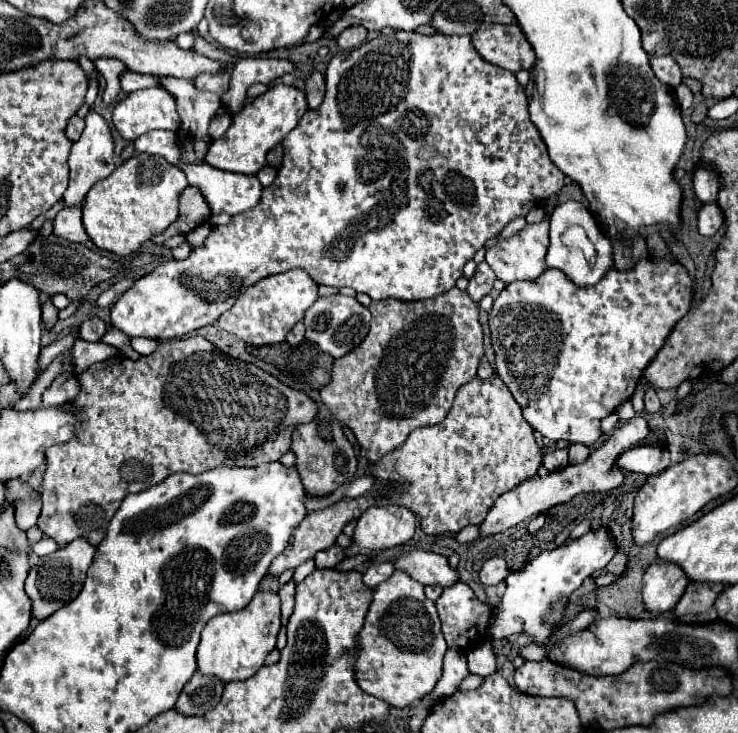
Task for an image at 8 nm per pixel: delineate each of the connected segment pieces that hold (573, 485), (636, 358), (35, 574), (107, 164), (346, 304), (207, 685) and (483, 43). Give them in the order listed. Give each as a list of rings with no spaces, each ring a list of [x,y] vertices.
[[[636,416],[636,418],[628,420],[626,424],[622,424],[616,432],[612,432],[608,436],[608,440],[598,450],[594,450],[586,462],[566,466],[566,468],[550,472],[546,476],[534,476],[532,480],[526,480],[524,484],[520,484],[520,488],[516,488],[512,492],[506,492],[504,496],[500,496],[500,500],[488,512],[486,520],[480,524],[480,538],[500,534],[500,532],[524,522],[526,518],[532,518],[534,514],[542,514],[542,512],[550,510],[552,506],[570,502],[576,494],[582,494],[582,492],[608,492],[612,488],[618,488],[624,480],[624,474],[620,472],[620,468],[616,468],[616,460],[628,448],[632,448],[636,444],[642,444],[642,440],[648,436],[648,432],[650,432],[648,422],[642,416]]]
[[[642,258],[640,262],[636,262],[630,270],[616,270],[616,268],[610,268],[604,278],[594,284],[594,286],[586,286],[586,288],[580,288],[576,284],[570,282],[570,278],[560,272],[560,270],[554,270],[554,268],[546,268],[542,272],[540,278],[536,278],[534,282],[512,282],[508,284],[494,300],[494,306],[492,310],[488,312],[488,326],[490,326],[490,340],[492,340],[492,348],[494,348],[494,356],[496,356],[496,374],[502,378],[502,382],[508,386],[508,390],[512,392],[514,400],[520,404],[522,408],[522,416],[524,420],[536,430],[540,432],[544,438],[548,440],[568,440],[568,442],[574,442],[574,444],[584,444],[584,446],[590,446],[594,444],[602,430],[600,430],[600,420],[608,414],[612,414],[622,402],[626,402],[642,374],[644,374],[644,368],[650,364],[650,360],[656,356],[656,352],[664,346],[664,340],[668,338],[670,330],[674,328],[674,324],[688,312],[690,308],[690,302],[692,302],[692,280],[688,276],[688,272],[674,264],[674,262],[668,262],[668,260],[650,260],[650,258]]]
[[[72,540],[72,544],[66,544],[64,548],[56,550],[54,554],[40,558],[40,562],[30,570],[30,574],[26,578],[26,594],[32,600],[32,614],[38,620],[52,616],[56,610],[60,610],[62,606],[66,606],[80,594],[80,590],[84,586],[86,570],[94,558],[94,552],[96,552],[96,548],[92,544],[88,544],[88,540]]]
[[[90,112],[86,116],[86,128],[80,136],[78,142],[74,142],[72,146],[72,152],[70,152],[70,184],[64,192],[64,204],[66,206],[82,206],[84,204],[84,198],[88,194],[88,190],[102,178],[106,178],[114,168],[114,140],[112,140],[112,132],[110,132],[110,126],[108,122],[96,114],[96,112]]]
[[[334,294],[328,298],[318,298],[304,316],[306,326],[306,338],[318,348],[334,358],[346,356],[350,350],[354,350],[368,334],[370,328],[370,312],[364,308],[356,298],[348,298],[342,294]]]
[[[196,670],[194,676],[186,682],[182,694],[178,696],[184,702],[184,716],[196,716],[196,714],[204,714],[204,712],[212,710],[220,702],[222,692],[224,692],[224,682],[222,680],[218,680],[216,676],[204,676],[200,670]]]
[[[516,22],[508,26],[482,24],[472,34],[472,44],[486,62],[510,72],[530,70],[536,60],[532,46],[524,40],[524,34]]]

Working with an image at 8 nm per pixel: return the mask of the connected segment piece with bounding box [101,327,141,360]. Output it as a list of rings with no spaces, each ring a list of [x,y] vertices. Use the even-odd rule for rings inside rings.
[[[112,327],[108,328],[101,342],[114,346],[120,351],[120,355],[126,358],[137,360],[141,356],[131,347],[127,336],[118,329]]]

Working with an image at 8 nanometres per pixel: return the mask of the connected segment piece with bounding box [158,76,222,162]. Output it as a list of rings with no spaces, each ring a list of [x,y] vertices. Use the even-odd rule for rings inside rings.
[[[160,76],[160,88],[164,88],[166,92],[170,92],[176,100],[176,108],[178,114],[182,118],[182,126],[178,130],[178,136],[182,140],[182,162],[204,162],[204,156],[208,152],[210,146],[210,136],[208,136],[208,126],[212,122],[212,118],[216,116],[216,112],[222,108],[220,104],[220,96],[212,94],[212,92],[200,92],[194,86],[194,80],[180,80],[180,78],[172,78],[172,76]]]

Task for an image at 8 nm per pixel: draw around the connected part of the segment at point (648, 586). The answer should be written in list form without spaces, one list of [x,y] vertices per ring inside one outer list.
[[[658,560],[650,564],[642,580],[642,598],[646,610],[652,614],[672,610],[680,600],[680,596],[684,594],[688,582],[690,578],[686,576],[686,572],[672,562]]]

